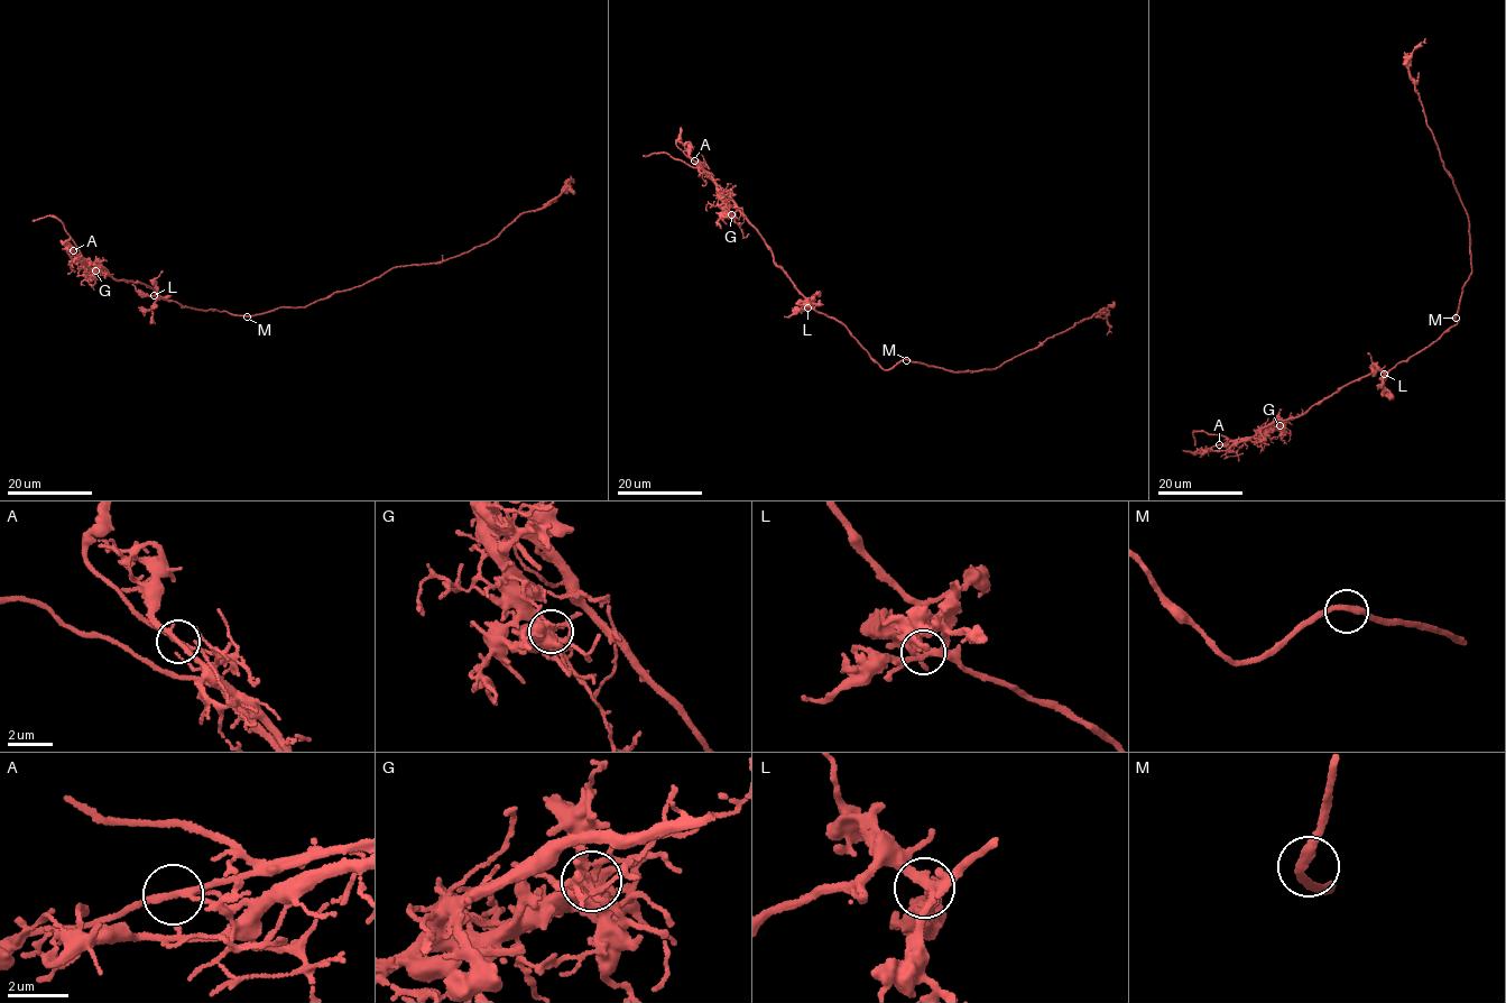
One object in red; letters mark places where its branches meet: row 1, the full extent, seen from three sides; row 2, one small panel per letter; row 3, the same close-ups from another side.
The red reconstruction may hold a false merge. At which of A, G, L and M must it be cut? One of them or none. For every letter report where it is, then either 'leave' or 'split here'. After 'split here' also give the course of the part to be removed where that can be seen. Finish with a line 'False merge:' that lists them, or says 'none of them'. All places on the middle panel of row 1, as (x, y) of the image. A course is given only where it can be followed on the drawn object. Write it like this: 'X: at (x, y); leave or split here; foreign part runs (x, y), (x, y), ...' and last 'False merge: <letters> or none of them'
A: at (694, 160); split here; foreign part runs (694, 160), (729, 202)
G: at (731, 214); leave
L: at (807, 307); leave
M: at (906, 360); leave
False merge: A

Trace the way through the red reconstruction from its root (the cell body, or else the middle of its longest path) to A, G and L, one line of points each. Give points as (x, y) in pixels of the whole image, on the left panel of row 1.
A: (247, 315), (195, 310), (157, 297), (156, 291), (144, 283), (116, 279), (99, 266), (86, 265), (73, 250)
G: (247, 315), (183, 307), (157, 297), (156, 291), (144, 283), (117, 281), (96, 266), (95, 270)
L: (247, 315), (194, 310), (154, 295)

